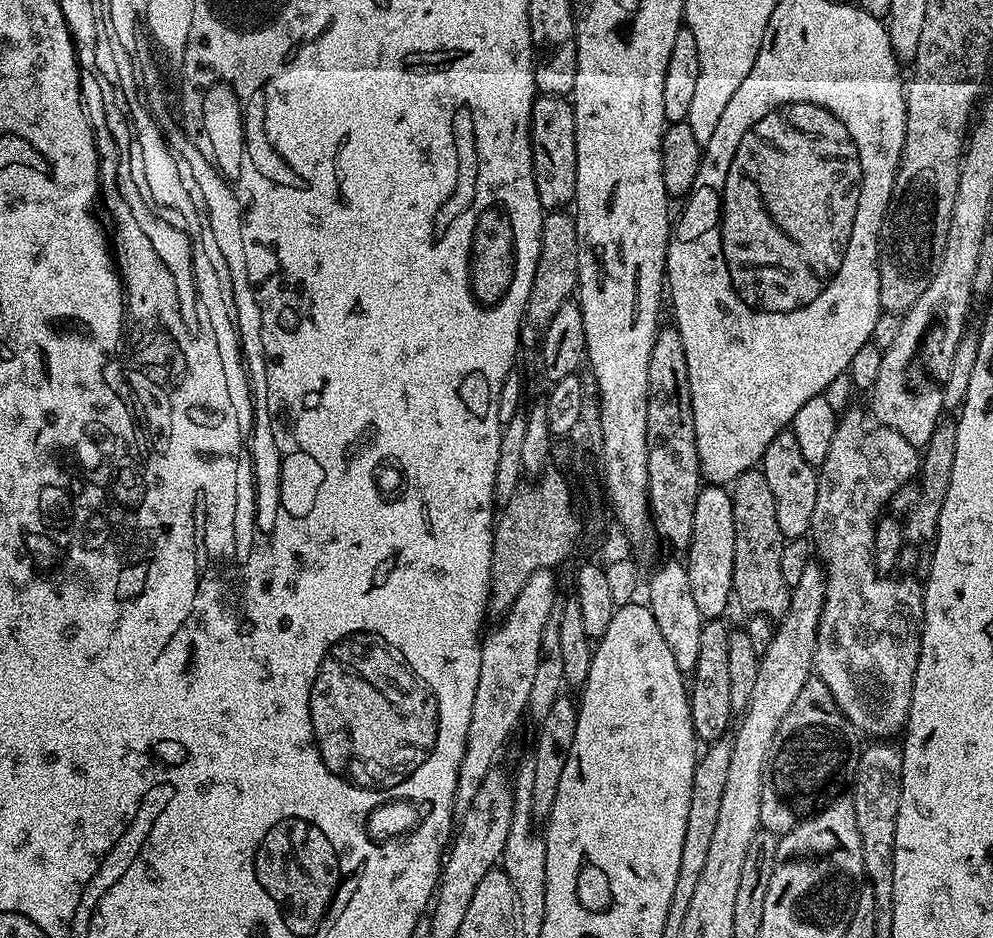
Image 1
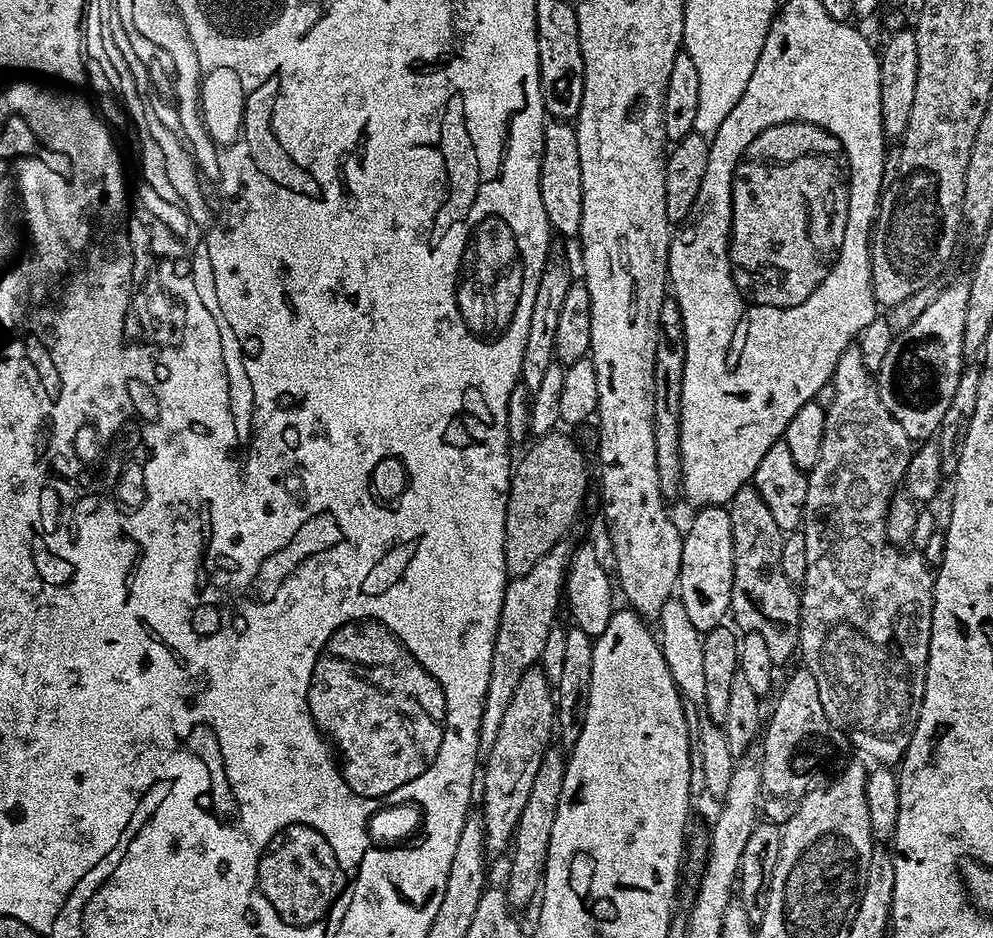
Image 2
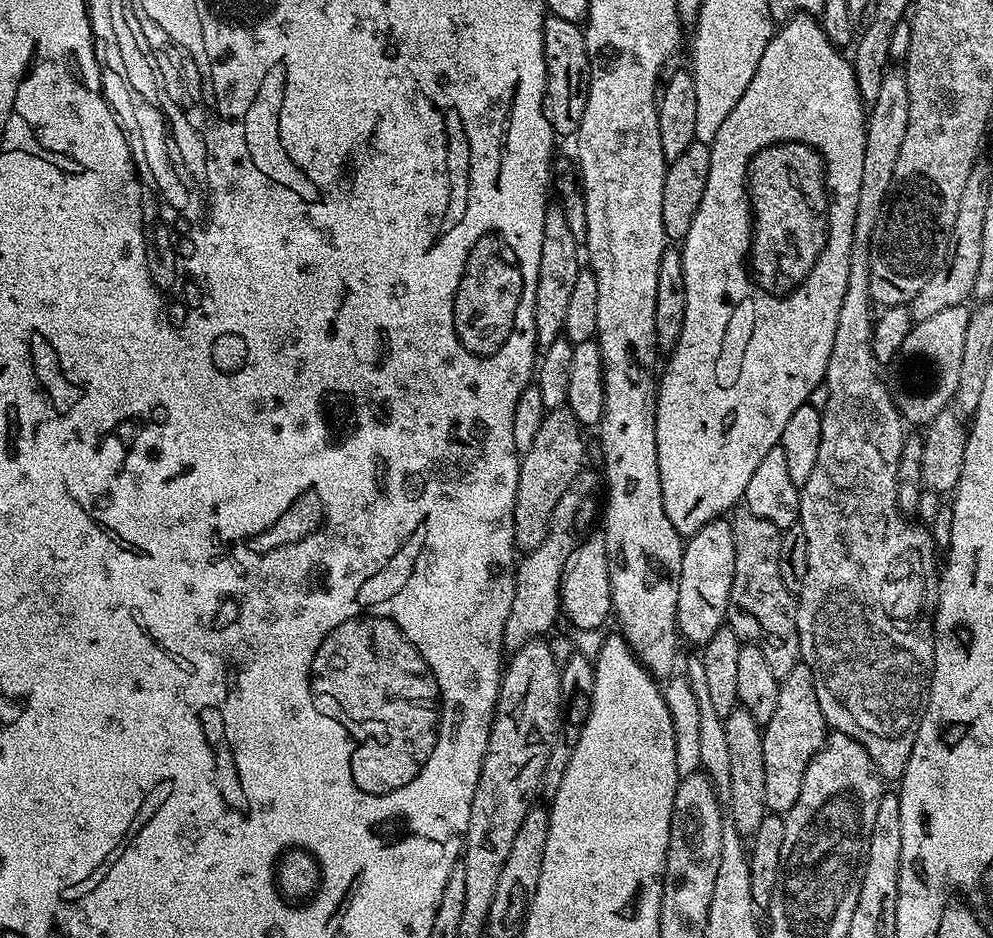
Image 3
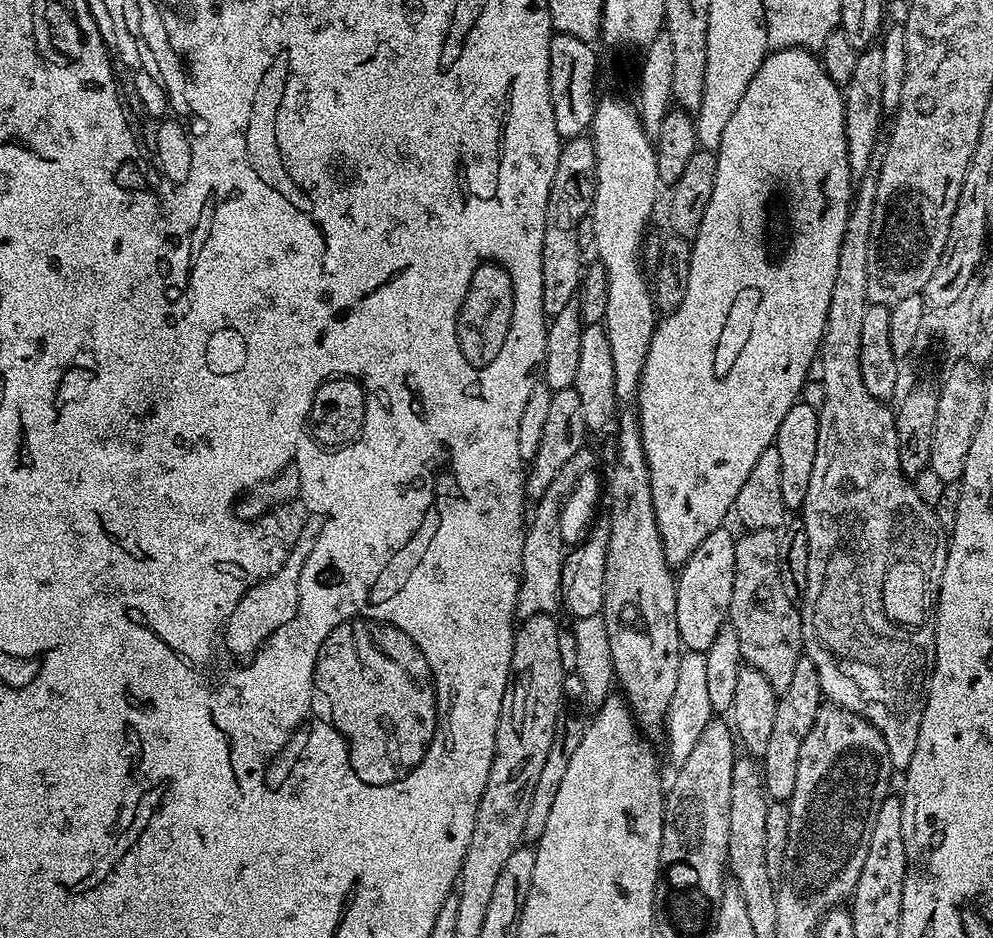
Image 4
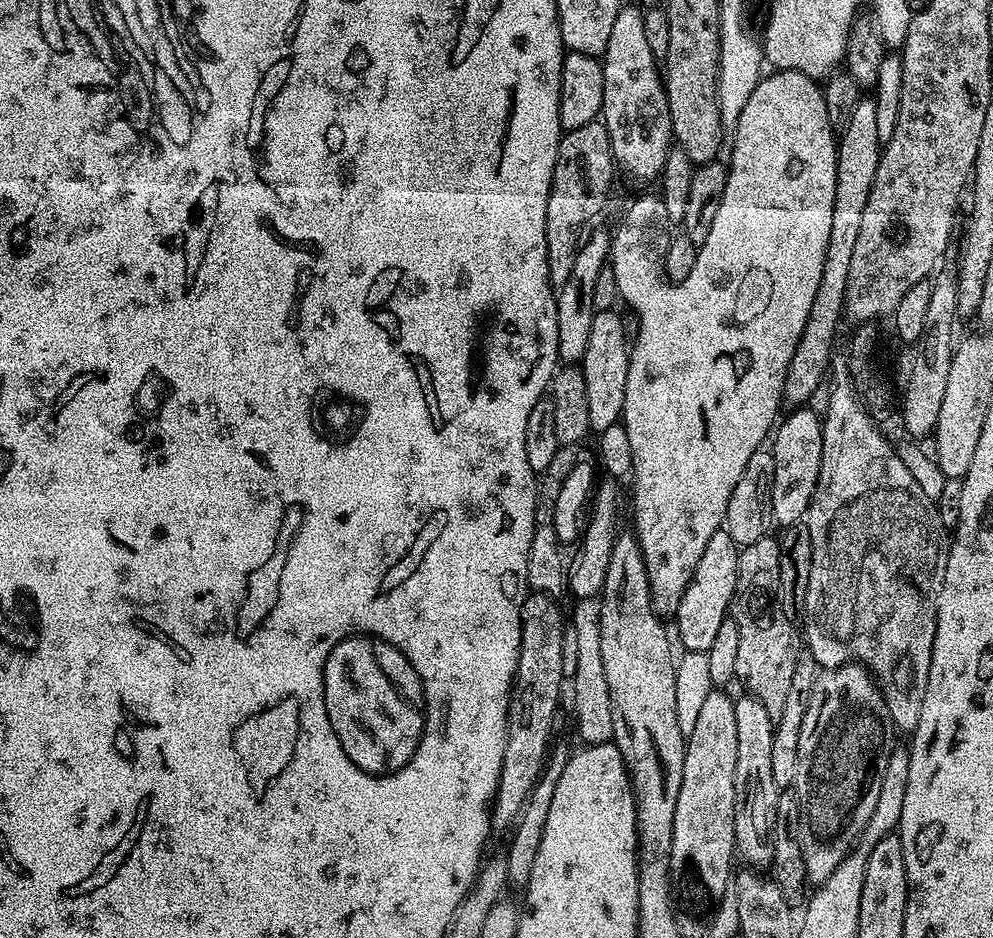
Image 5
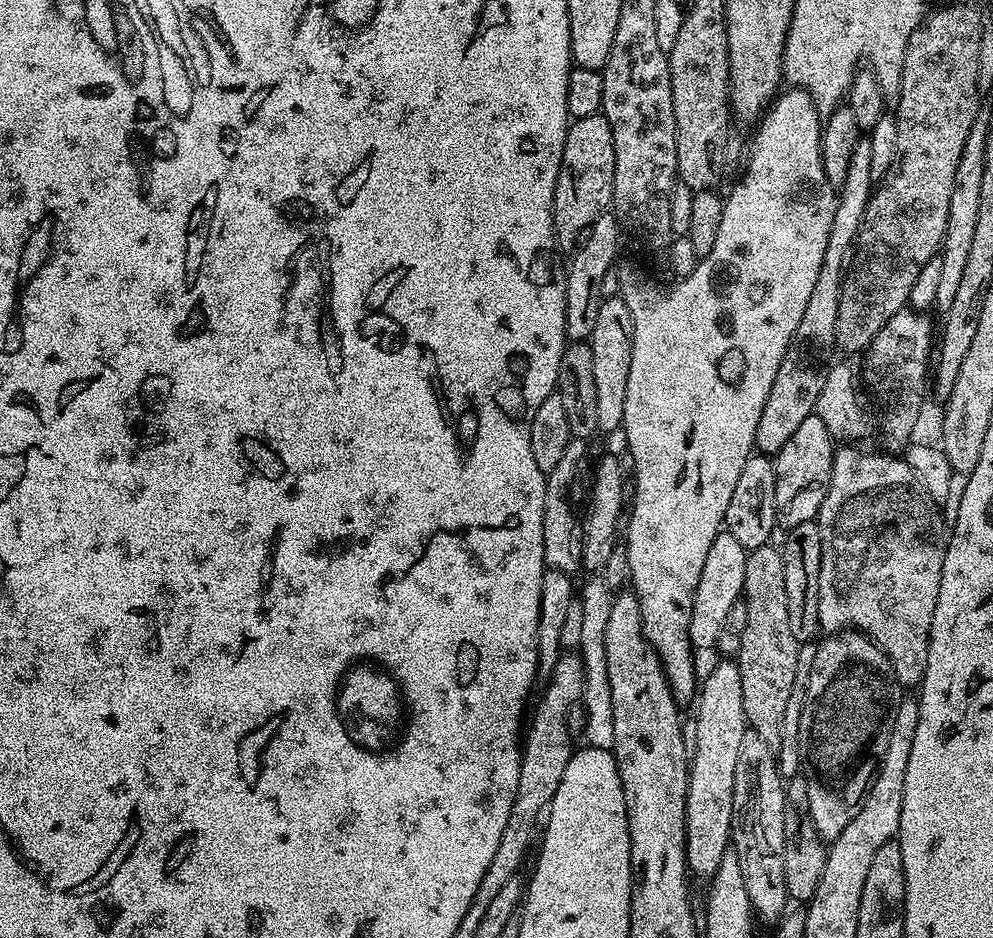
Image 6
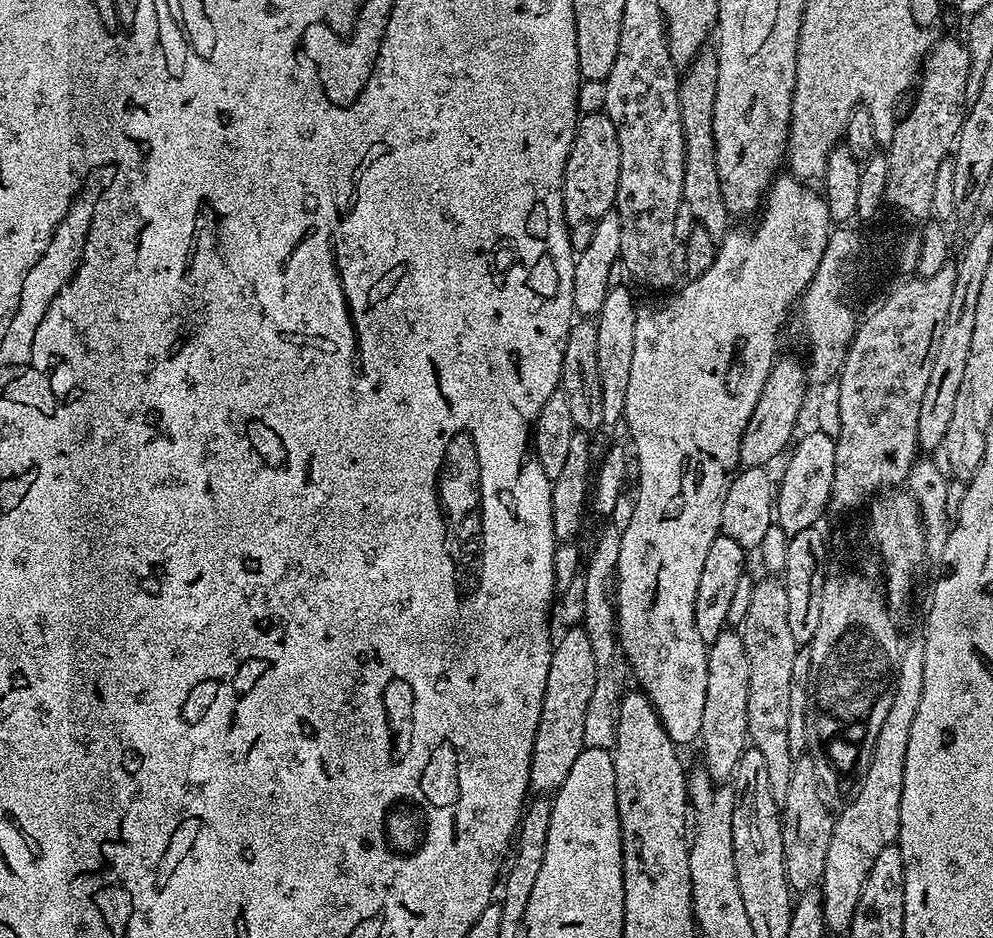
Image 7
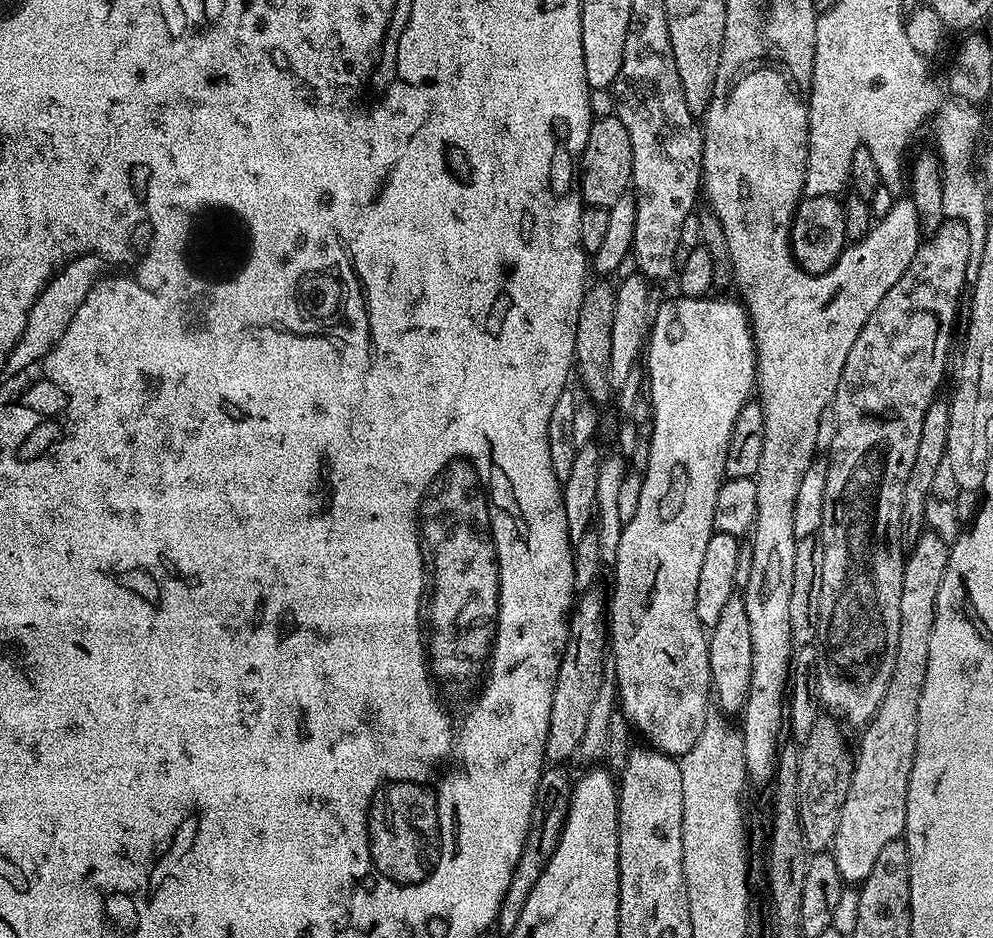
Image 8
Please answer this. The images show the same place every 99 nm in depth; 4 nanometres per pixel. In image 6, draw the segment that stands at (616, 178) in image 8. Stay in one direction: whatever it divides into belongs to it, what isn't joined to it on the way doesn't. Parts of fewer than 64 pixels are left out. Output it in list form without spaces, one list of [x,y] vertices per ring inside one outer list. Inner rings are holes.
[[[602,114],[590,118],[572,120],[568,126],[566,142],[562,150],[562,162],[554,186],[552,203],[552,234],[556,237],[556,248],[571,253],[577,247],[582,234],[587,233],[592,223],[612,207],[614,194],[614,134],[607,118]]]

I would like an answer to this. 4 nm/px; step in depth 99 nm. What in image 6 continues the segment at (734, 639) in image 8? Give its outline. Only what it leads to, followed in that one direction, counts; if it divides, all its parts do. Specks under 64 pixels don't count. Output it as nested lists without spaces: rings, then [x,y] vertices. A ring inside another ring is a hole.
[[[724,658],[719,661],[721,664],[716,664],[708,672],[708,677],[703,677],[702,683],[698,688],[698,703],[695,705],[696,717],[694,723],[696,725],[696,734],[694,747],[690,752],[690,767],[688,770],[688,793],[686,794],[686,806],[684,807],[684,859],[688,861],[688,872],[691,879],[704,880],[703,882],[711,881],[712,876],[718,870],[718,866],[722,862],[724,853],[729,851],[730,837],[732,834],[732,807],[734,806],[734,770],[738,770],[738,749],[742,747],[742,738],[746,731],[746,721],[744,719],[744,711],[742,710],[742,674],[740,673],[739,663],[733,662],[731,659]]]

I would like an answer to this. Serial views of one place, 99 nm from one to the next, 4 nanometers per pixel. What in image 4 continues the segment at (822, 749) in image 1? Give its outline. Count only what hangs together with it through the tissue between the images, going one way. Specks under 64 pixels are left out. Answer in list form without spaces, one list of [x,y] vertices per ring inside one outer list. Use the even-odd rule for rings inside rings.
[[[806,654],[800,655],[794,666],[794,678],[784,692],[779,693],[774,714],[774,726],[770,733],[770,743],[766,746],[766,754],[762,758],[764,774],[764,791],[769,801],[787,802],[794,794],[794,778],[798,778],[798,754],[802,750],[802,742],[806,742],[806,734],[814,726],[814,718],[818,718],[818,710],[822,703],[824,691],[818,678],[818,666]]]

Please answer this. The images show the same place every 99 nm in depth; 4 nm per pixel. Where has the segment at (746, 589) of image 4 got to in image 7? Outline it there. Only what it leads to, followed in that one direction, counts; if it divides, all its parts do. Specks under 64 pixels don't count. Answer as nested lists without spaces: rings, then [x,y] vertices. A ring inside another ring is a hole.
[[[768,578],[772,580],[756,580],[754,586],[754,594],[750,594],[750,610],[746,610],[746,618],[742,625],[742,635],[744,645],[746,646],[746,662],[750,662],[750,698],[748,699],[748,738],[751,747],[757,748],[762,753],[762,759],[766,762],[766,774],[770,781],[770,794],[774,794],[774,798],[778,802],[783,802],[786,798],[786,790],[790,790],[790,774],[792,773],[792,765],[794,758],[790,754],[790,706],[794,699],[792,693],[792,671],[796,668],[796,651],[798,645],[794,634],[790,634],[790,618],[788,617],[788,603],[786,602],[786,590],[784,589],[784,581],[780,578]]]

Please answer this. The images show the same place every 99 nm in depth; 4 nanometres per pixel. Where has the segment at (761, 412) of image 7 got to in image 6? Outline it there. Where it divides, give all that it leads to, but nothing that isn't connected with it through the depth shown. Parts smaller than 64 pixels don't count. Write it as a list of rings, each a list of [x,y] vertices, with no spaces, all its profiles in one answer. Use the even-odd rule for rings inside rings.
[[[862,138],[854,146],[850,167],[846,169],[846,182],[838,186],[834,222],[830,222],[830,238],[826,246],[826,254],[822,258],[822,270],[818,274],[818,282],[814,282],[810,302],[806,302],[806,311],[802,313],[802,322],[798,322],[798,330],[794,330],[792,347],[782,358],[782,366],[778,366],[778,374],[774,374],[774,386],[770,386],[770,398],[766,398],[766,406],[762,406],[762,418],[758,418],[756,448],[761,453],[780,452],[782,446],[786,446],[787,440],[794,435],[794,430],[798,430],[798,425],[815,413],[818,394],[822,394],[824,389],[836,343],[834,322],[838,318],[838,298],[846,275],[844,255],[847,254],[851,244],[853,247],[857,243],[860,223],[866,214],[866,206],[870,202],[873,191],[874,181],[870,174],[870,142],[867,138]]]

